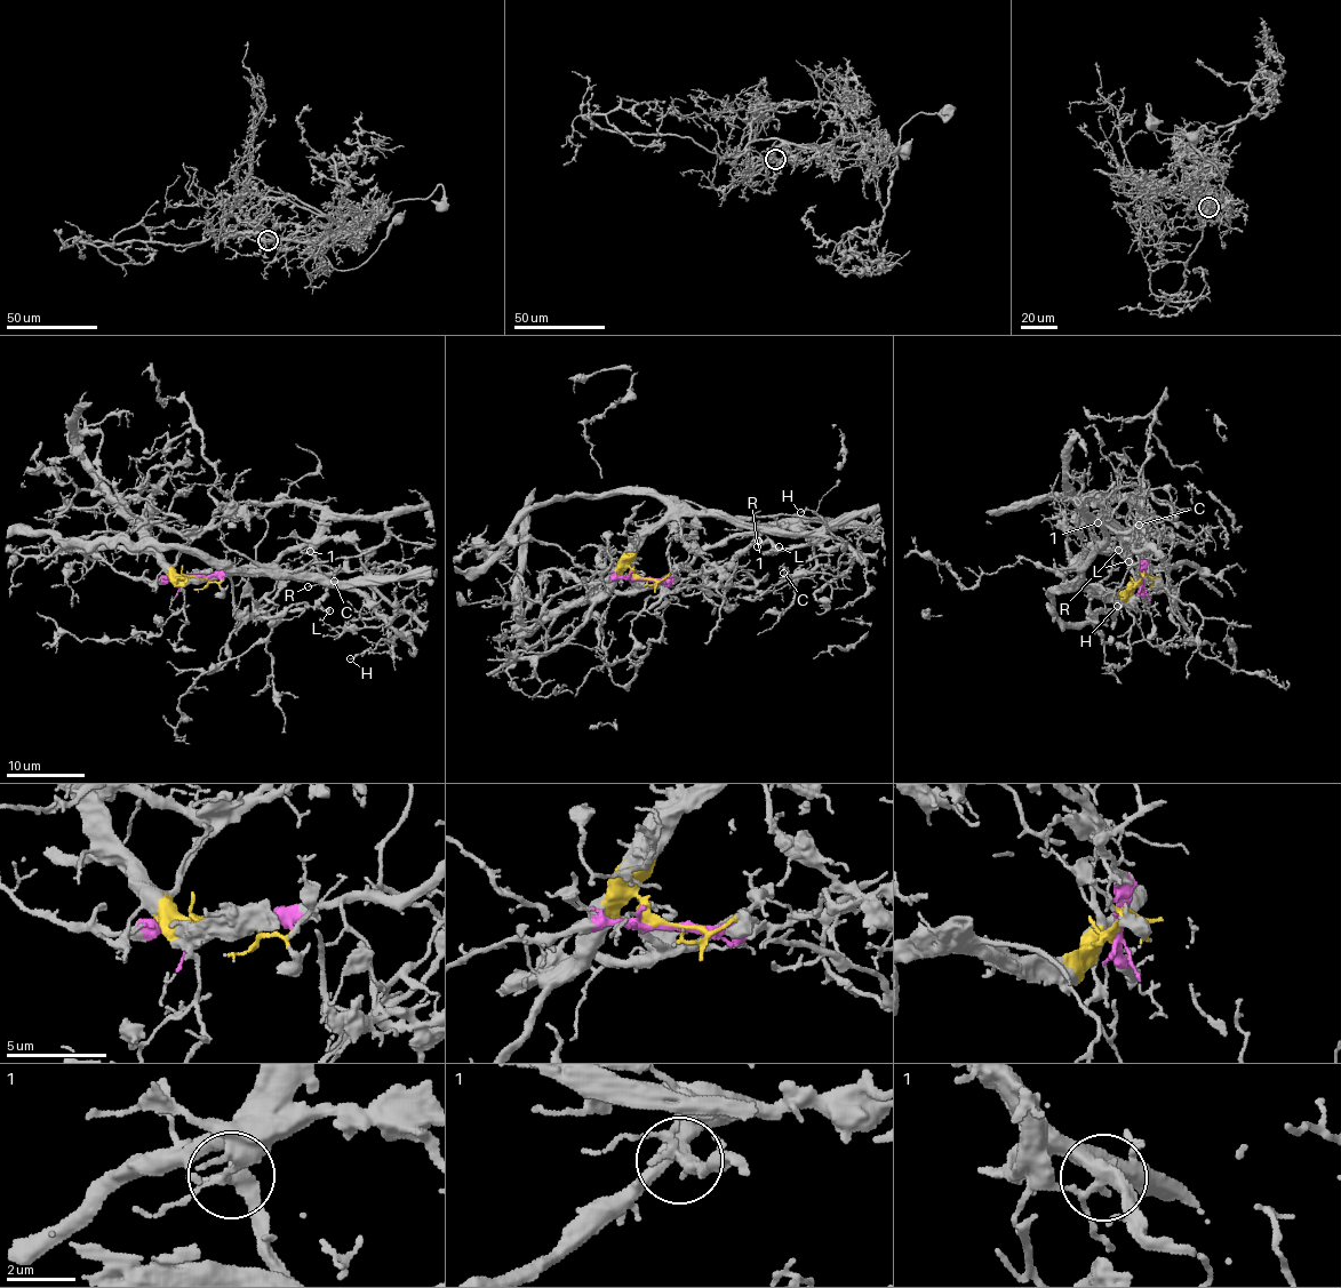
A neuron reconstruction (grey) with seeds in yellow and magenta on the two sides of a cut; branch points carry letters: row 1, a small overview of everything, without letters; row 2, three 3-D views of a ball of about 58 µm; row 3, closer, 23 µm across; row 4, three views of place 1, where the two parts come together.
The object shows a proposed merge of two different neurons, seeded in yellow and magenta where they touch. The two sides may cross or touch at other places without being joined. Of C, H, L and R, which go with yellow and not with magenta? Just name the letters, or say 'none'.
C, H

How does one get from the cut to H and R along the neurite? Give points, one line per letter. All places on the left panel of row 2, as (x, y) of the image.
H: (193, 577), (373, 582), (392, 608), (404, 604), (388, 623), (393, 644), (384, 640), (349, 658)
R: (193, 576), (229, 576), (238, 569), (273, 565), (286, 553), (306, 545), (324, 578), (316, 585), (308, 585)

